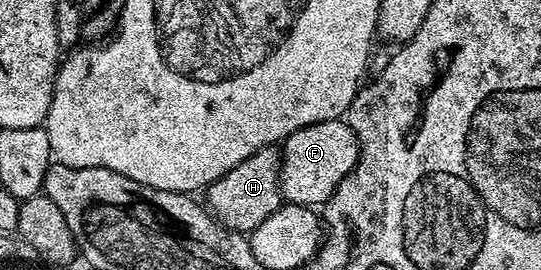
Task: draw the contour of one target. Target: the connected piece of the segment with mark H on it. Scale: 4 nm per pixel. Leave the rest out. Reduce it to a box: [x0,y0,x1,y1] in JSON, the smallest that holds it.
[205,146,284,233]

